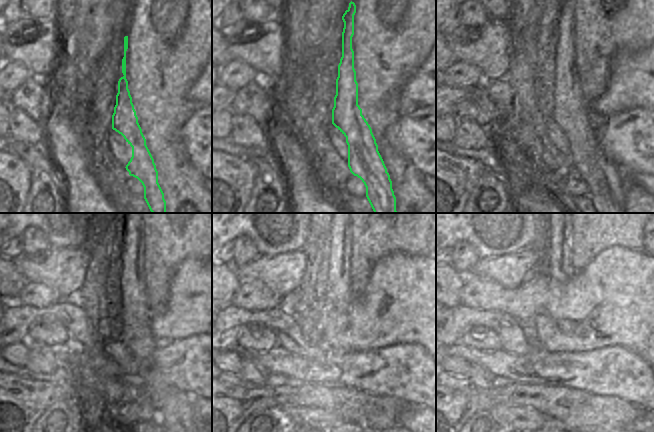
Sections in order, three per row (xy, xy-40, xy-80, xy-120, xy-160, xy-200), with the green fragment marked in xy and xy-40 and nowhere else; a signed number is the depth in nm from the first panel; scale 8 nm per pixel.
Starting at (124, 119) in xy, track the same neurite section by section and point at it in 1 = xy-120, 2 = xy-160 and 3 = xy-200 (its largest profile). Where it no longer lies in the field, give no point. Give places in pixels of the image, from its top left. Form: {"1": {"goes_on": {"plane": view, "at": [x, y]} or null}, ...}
{"1": {"goes_on": {"plane": "xy-120", "at": [125, 283]}}, "2": {"goes_on": {"plane": "xy-160", "at": [348, 274]}}, "3": {"goes_on": {"plane": "xy-200", "at": [559, 262]}}}

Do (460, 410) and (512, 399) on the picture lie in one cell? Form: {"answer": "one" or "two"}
{"answer": "one"}

